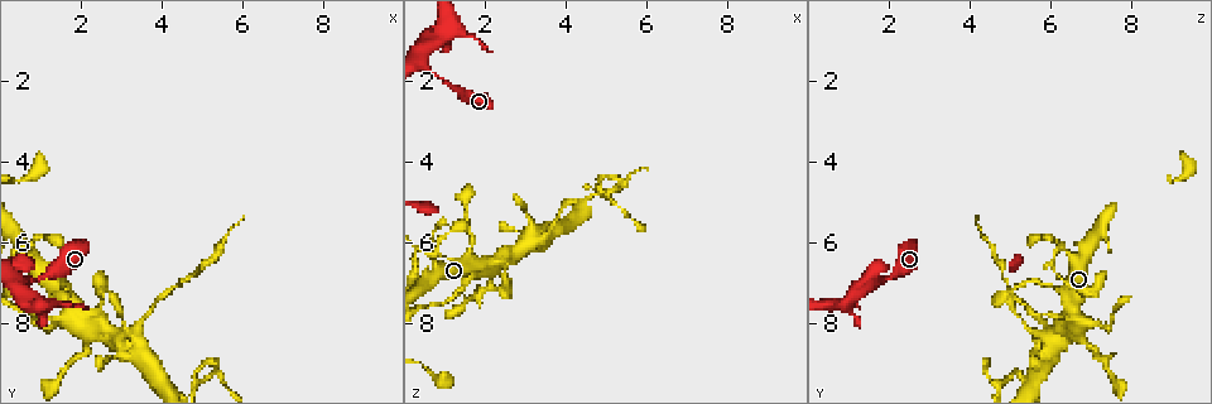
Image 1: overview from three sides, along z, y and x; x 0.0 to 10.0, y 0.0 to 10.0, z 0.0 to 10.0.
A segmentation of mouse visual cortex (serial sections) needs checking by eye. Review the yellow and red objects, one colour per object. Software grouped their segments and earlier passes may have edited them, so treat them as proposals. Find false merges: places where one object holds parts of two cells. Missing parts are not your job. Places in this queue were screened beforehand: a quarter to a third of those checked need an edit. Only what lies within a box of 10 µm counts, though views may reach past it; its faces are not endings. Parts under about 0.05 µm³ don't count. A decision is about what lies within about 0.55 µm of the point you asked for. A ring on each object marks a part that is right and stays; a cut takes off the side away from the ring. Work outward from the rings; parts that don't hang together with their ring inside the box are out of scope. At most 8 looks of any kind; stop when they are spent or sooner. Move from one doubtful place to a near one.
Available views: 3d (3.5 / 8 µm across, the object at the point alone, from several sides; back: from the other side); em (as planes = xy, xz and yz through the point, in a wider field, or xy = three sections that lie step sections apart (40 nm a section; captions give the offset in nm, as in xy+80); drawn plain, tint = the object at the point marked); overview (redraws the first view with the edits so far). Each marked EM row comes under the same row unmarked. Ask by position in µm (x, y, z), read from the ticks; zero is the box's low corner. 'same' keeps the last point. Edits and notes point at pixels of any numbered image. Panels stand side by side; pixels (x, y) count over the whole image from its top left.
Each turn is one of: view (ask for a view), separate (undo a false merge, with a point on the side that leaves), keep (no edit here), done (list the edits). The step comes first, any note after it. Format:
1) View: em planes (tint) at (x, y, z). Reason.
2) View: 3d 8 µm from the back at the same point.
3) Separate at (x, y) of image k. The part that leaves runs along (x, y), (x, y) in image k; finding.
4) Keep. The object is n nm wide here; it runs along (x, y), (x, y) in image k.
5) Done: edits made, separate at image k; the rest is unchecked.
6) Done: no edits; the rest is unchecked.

View: 3d 3.5 µm from the back at (2.10, 8.05, 6.60). Looks like a crossing.

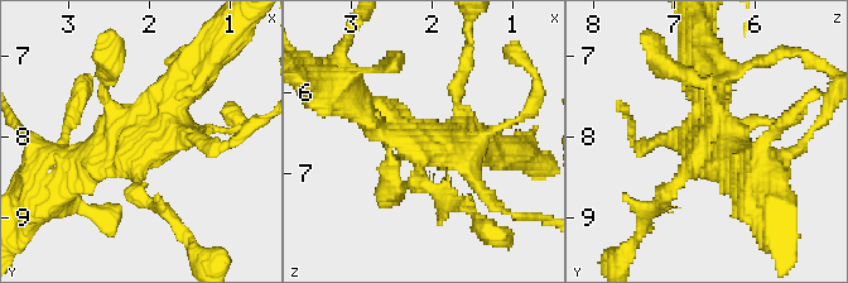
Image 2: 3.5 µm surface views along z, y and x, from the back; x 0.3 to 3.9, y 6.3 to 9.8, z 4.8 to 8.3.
View: em xy step 1 (tint) at (2.10, 8.00, 6.55).

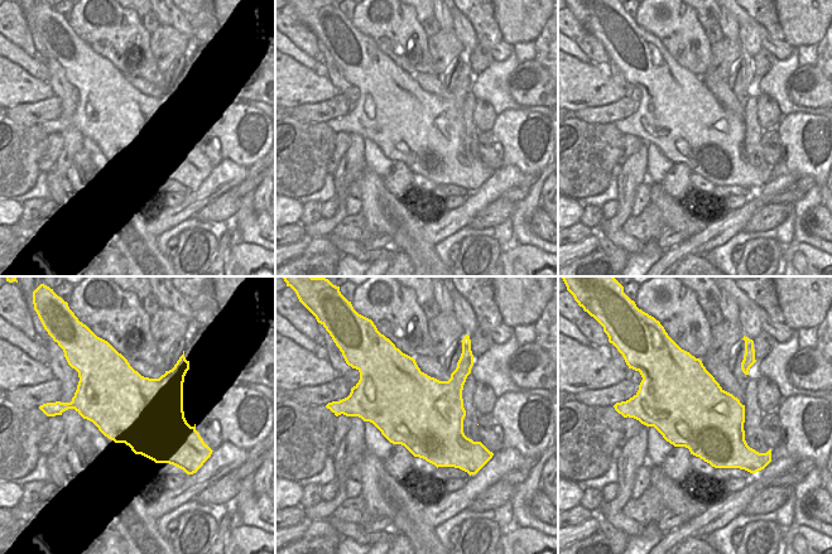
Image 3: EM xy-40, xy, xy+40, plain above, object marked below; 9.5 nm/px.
View: em planes (tint) at the same point. Another direction.

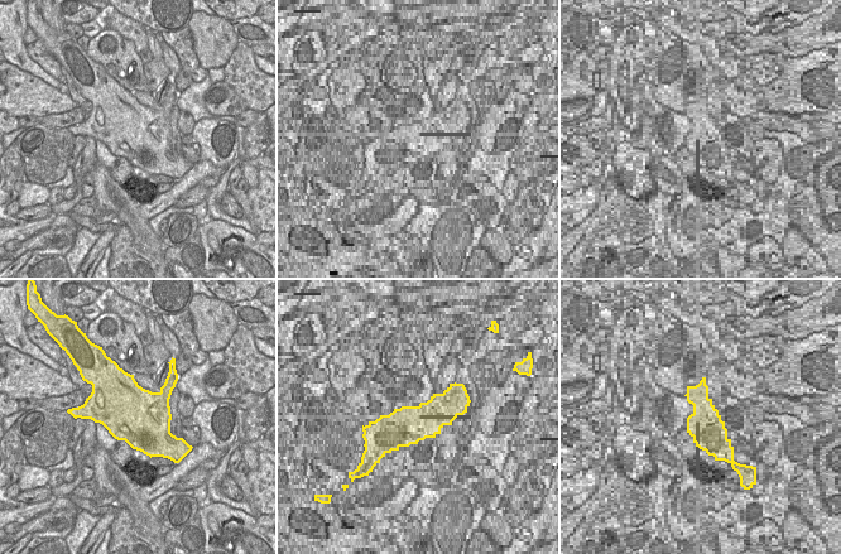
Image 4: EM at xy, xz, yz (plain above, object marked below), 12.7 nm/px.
Keep. The object is 700 nm wide here; it runs along (184, 78), (149, 140), (68, 156) in image 2; continuous, no second cell.

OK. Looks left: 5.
View: 3d 3.5 µm at (3.60, 7.80, 5.65).

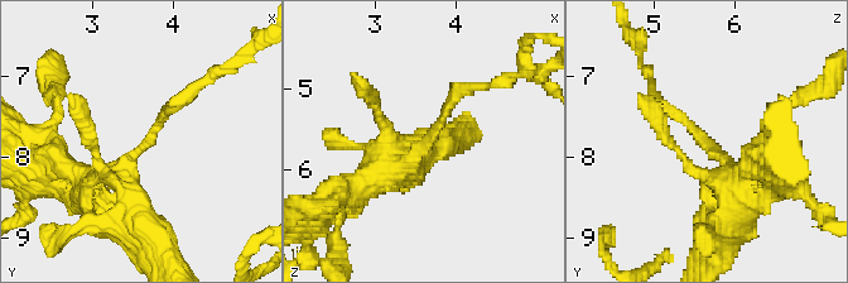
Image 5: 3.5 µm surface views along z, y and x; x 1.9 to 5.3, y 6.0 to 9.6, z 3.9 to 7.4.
View: em xy step 3 (tint) at (3.65, 7.85, 5.70). The arms are 150, 300 nm wide.

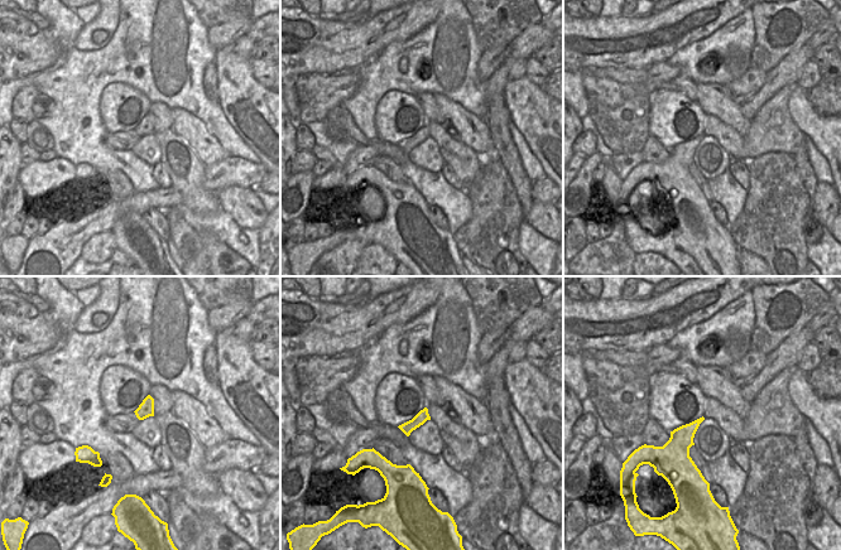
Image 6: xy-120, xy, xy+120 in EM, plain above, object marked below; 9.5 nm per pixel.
Separate at (158, 125) of image 5. The part that leaves runs along (135, 153), (165, 110), (205, 78) in image 5; a second cell is stuck on.

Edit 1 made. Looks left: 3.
View: 3d 8 µm at (0.70, 6.05, 6.35). Thick turns thin.

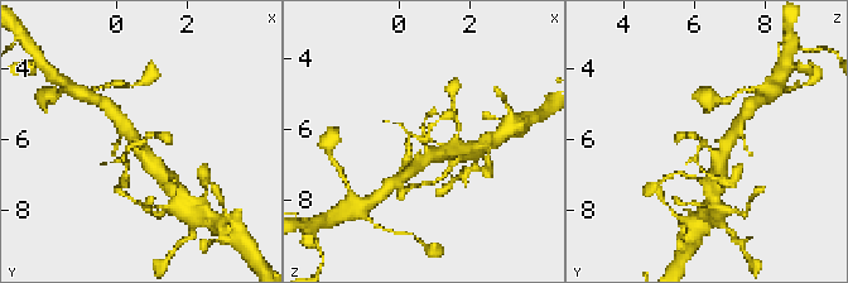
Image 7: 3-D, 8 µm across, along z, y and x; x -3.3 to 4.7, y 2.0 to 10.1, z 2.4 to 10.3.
View: em planes (tint) at the same point. Now the EM.

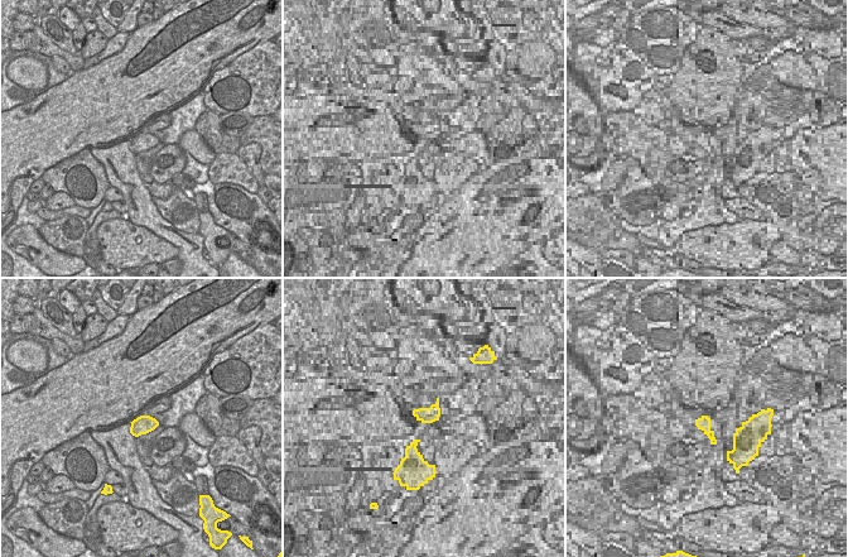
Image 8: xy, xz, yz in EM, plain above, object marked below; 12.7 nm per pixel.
Keep. It runs along (442, 153), (410, 135) in image 7; continuous, no second cell.

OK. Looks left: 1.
Done: edits made, separate at image 5; the rest is unchecked.

